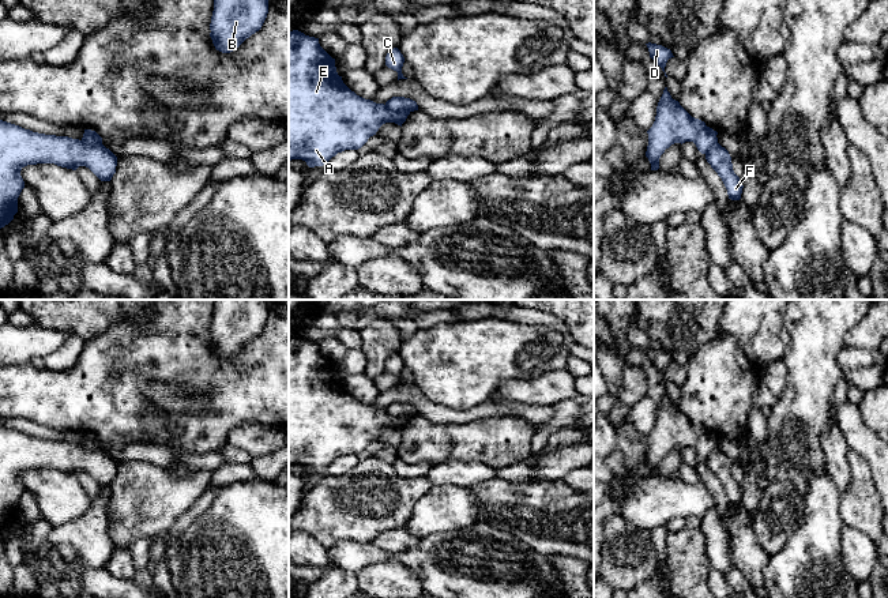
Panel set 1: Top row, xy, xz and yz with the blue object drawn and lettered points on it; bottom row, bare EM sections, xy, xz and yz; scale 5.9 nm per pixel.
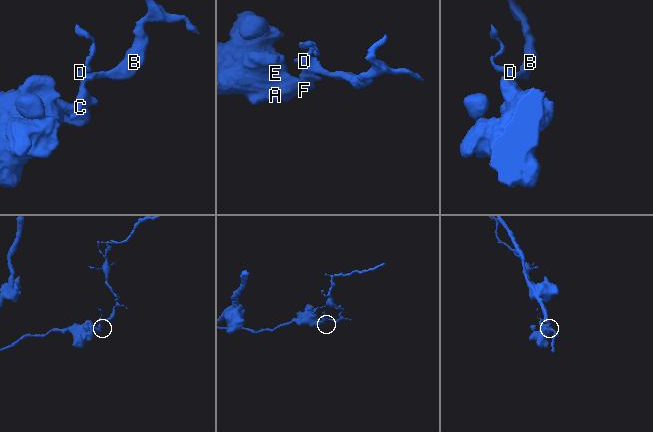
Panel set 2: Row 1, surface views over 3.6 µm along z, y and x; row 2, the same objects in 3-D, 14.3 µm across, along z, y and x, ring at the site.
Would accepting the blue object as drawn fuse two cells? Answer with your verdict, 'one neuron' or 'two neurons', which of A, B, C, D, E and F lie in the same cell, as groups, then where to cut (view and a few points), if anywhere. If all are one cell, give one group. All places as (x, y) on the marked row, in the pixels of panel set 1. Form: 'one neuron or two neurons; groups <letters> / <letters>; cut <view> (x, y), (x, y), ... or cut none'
two neurons; groups A E F / B C D; cut xz (384, 105), (391, 111), (409, 112)

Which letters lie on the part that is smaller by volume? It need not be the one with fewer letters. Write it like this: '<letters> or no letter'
B, C, D

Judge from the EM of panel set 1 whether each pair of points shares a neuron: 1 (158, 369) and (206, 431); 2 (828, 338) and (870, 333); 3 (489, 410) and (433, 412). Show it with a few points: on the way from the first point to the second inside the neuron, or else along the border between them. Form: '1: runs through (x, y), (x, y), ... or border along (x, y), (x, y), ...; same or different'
1: runs through (181, 369), (189, 369), (215, 395), (215, 407); same
2: border along (866, 313), (845, 335), (843, 346); different
3: runs through (476, 413), (469, 416), (447, 416); same

